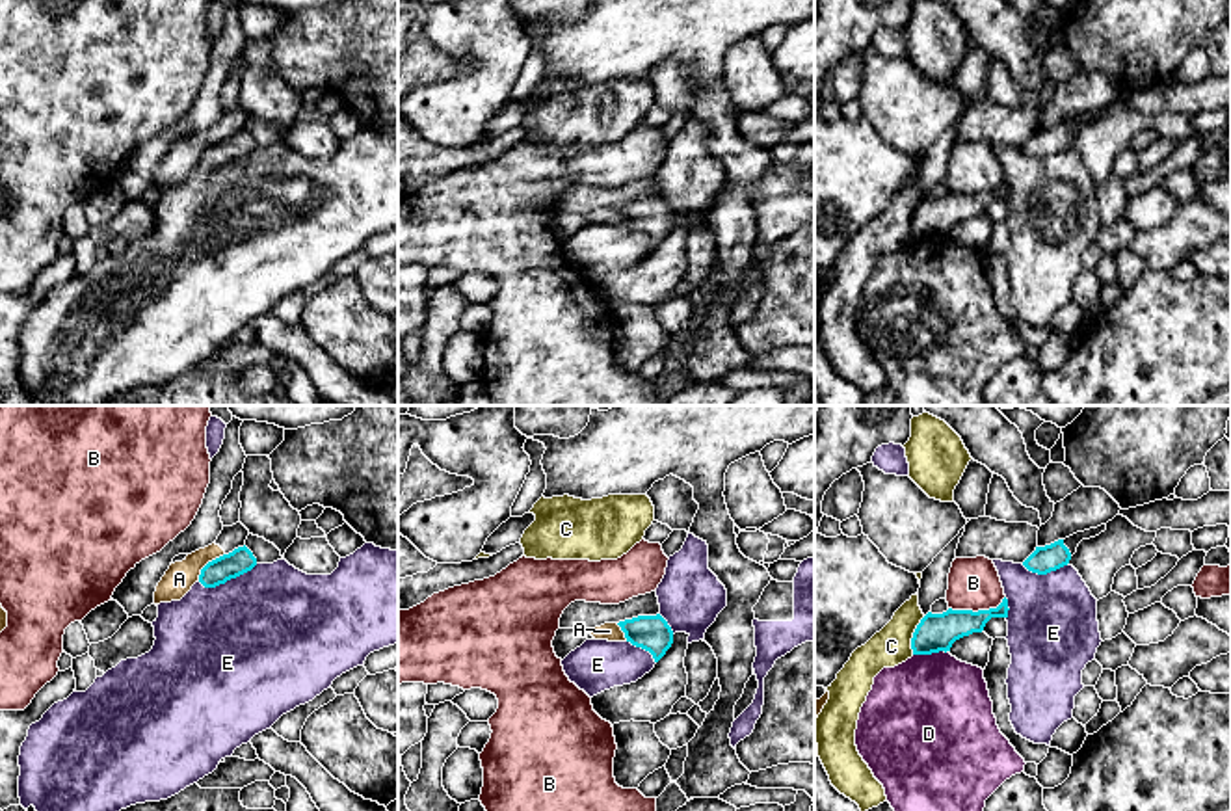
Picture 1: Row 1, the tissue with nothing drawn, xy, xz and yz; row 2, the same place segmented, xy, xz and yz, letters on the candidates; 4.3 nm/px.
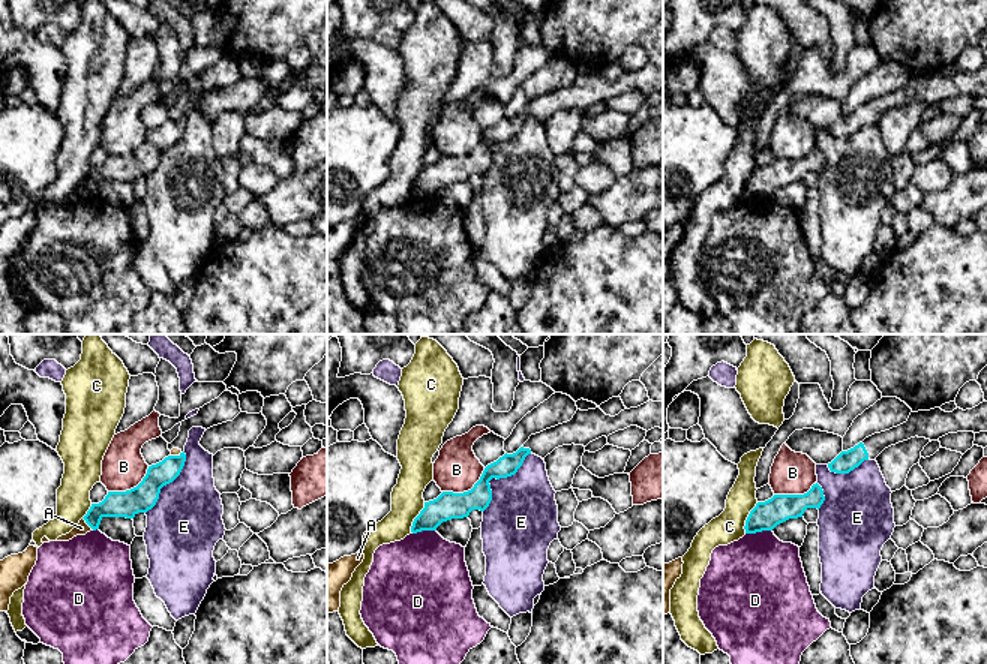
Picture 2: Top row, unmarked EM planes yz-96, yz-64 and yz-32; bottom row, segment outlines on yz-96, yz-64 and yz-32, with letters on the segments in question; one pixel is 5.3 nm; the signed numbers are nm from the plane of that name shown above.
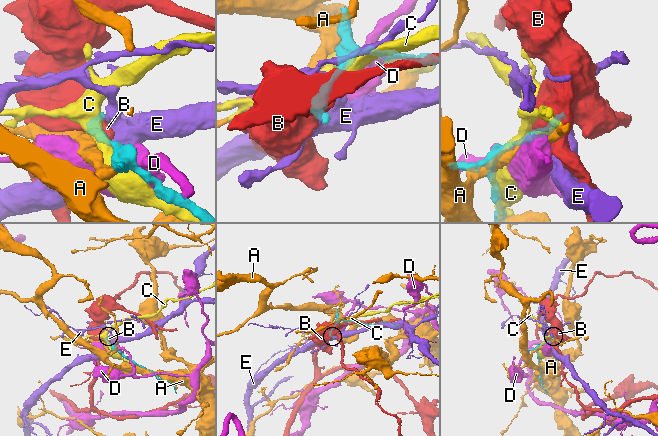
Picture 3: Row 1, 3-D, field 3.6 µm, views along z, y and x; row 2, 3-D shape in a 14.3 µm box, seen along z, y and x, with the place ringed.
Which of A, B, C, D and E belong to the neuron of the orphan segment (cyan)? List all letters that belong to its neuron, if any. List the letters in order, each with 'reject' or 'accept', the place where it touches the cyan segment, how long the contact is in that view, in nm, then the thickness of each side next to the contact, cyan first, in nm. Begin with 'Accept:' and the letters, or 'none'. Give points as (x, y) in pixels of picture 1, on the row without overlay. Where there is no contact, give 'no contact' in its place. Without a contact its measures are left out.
Accept: none
A: reject; meets cyan in xy at (207, 147); contact 170 nm long; 110 nm thick on the cyan side, 130 nm on the other
B: reject; meets cyan in yz at (979, 194); contact 260 nm long; 160 nm thick on the cyan side, 220 nm on the other
C: reject; meets cyan in yz at (913, 218); contact 180 nm long; 160 nm thick on the cyan side, 170 nm on the other
D: reject; meets cyan in yz at (930, 237); contact 150 nm long; 160 nm thick on the cyan side, 500 nm on the other
E: reject; meets cyan in xy at (227, 162); contact 280 nm long; 110 nm thick on the cyan side, 480 nm on the other

